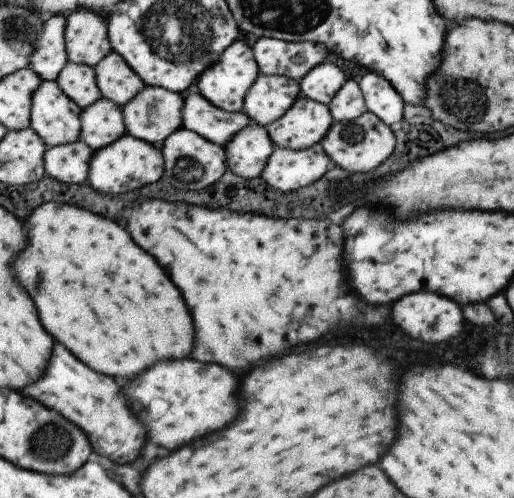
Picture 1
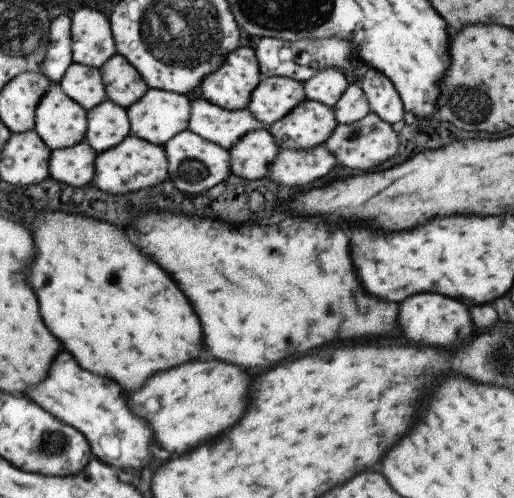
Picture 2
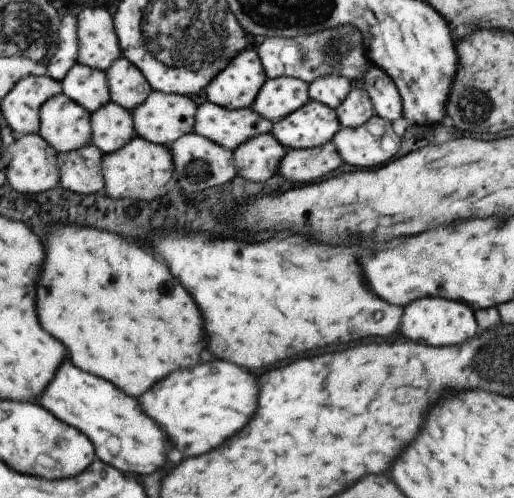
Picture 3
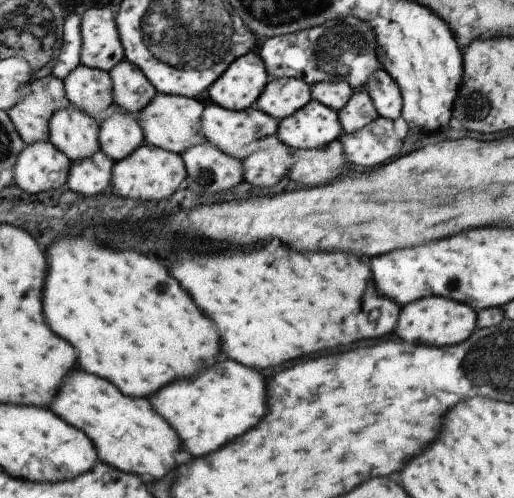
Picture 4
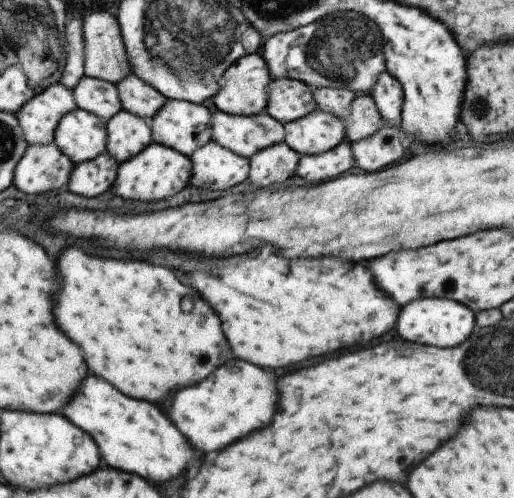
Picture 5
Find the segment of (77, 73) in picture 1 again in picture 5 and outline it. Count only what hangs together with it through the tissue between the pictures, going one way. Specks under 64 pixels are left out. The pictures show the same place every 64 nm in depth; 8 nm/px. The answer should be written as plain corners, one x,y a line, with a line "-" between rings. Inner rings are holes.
84,73
70,88
77,109
94,114
105,122
122,111
115,83

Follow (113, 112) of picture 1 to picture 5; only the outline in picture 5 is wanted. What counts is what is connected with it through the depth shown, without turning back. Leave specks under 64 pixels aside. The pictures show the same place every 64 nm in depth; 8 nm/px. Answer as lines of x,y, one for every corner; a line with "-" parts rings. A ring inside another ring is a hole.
123,110
117,112
105,123
104,153
118,163
133,158
145,146
152,143
150,126
150,119

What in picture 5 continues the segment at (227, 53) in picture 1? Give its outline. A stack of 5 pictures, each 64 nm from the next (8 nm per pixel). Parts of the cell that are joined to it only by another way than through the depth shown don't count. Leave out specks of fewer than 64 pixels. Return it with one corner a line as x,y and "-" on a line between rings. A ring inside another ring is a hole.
258,53
242,56
223,74
211,96
217,111
230,115
249,116
260,113
265,108
269,82
272,81
262,56

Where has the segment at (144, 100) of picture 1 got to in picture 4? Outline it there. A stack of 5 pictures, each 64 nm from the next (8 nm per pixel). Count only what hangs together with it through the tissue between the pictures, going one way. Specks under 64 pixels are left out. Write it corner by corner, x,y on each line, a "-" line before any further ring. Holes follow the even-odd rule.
156,92
147,108
139,114
139,118
136,118
143,134
143,141
175,153
181,152
191,139
193,143
199,142
203,138
201,132
203,107
200,100

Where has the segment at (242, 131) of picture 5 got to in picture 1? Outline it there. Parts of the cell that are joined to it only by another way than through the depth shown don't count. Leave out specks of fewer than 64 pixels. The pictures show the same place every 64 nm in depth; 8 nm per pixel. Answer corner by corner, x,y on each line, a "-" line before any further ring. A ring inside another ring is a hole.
194,89
184,94
183,110
181,110
181,125
216,144
224,147
229,138
241,128
252,123
243,110
227,112
207,102

